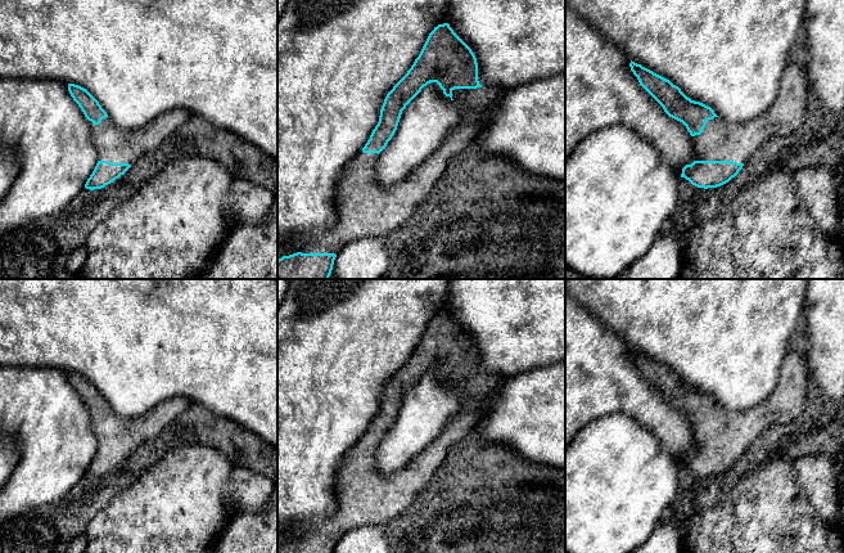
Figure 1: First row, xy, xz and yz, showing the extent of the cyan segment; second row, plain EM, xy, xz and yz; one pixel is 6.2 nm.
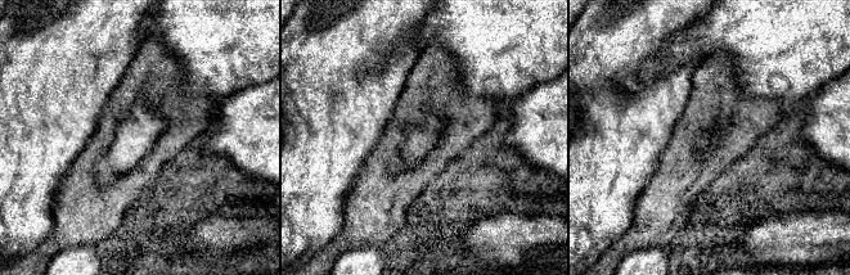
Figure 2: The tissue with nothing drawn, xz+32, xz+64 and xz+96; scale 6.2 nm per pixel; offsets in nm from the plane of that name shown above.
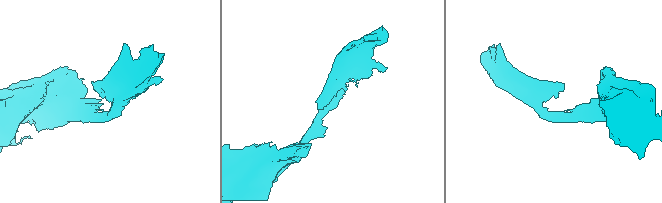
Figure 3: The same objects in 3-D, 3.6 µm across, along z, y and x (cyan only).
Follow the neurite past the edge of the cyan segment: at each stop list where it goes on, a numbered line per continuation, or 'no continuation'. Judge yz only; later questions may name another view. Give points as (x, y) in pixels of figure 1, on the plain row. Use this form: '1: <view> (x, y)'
1: yz (720, 428)

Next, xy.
1: xy (112, 432)

